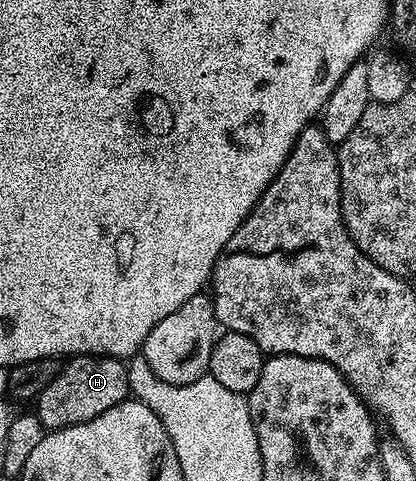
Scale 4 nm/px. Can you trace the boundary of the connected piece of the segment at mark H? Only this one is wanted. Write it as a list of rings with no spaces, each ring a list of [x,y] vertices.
[[[74,356],[61,367],[59,374],[34,401],[34,415],[46,430],[78,426],[98,418],[110,406],[129,399],[128,370],[123,359],[114,356]]]

